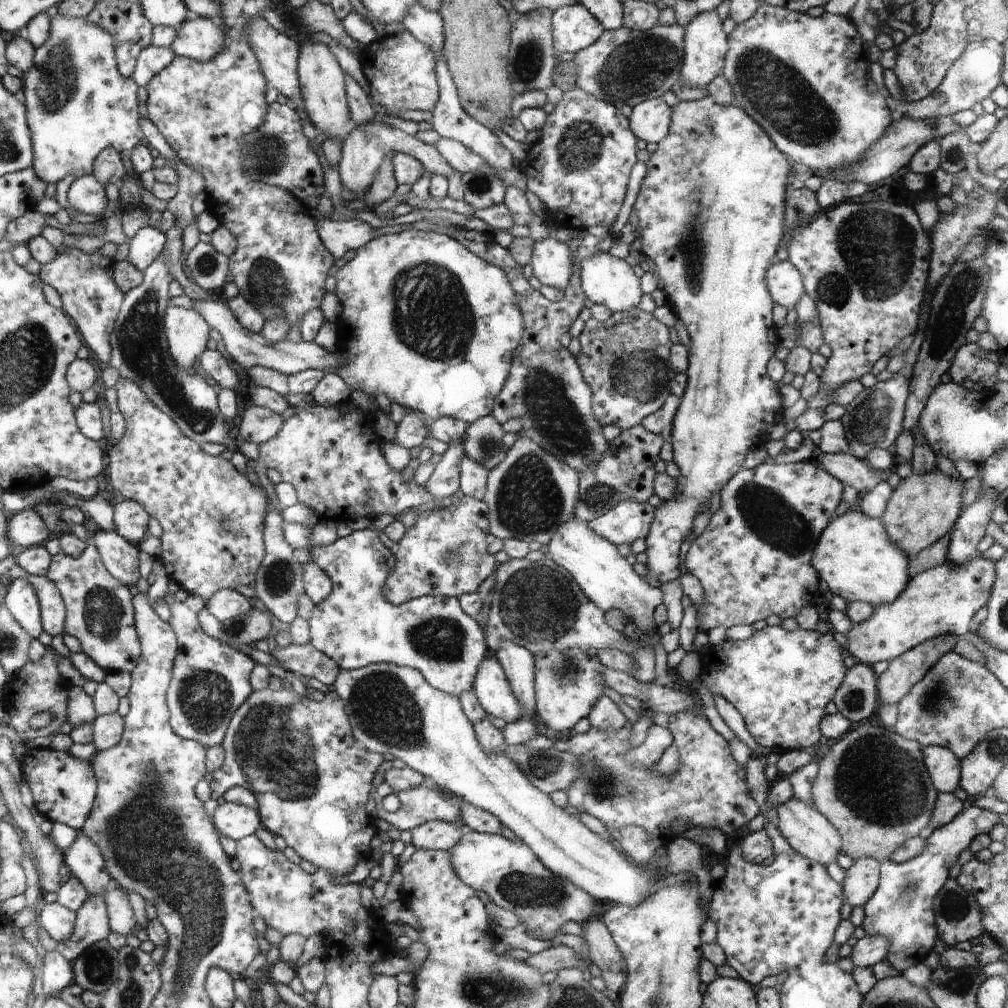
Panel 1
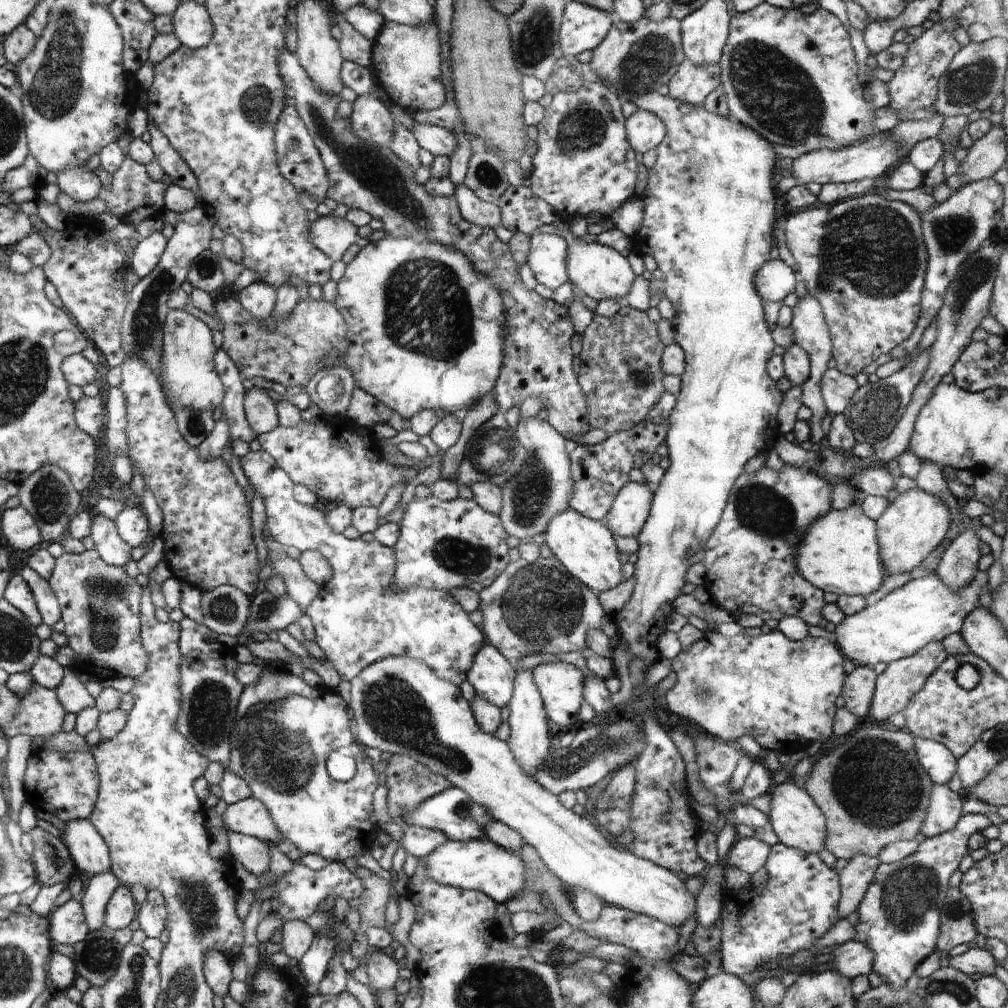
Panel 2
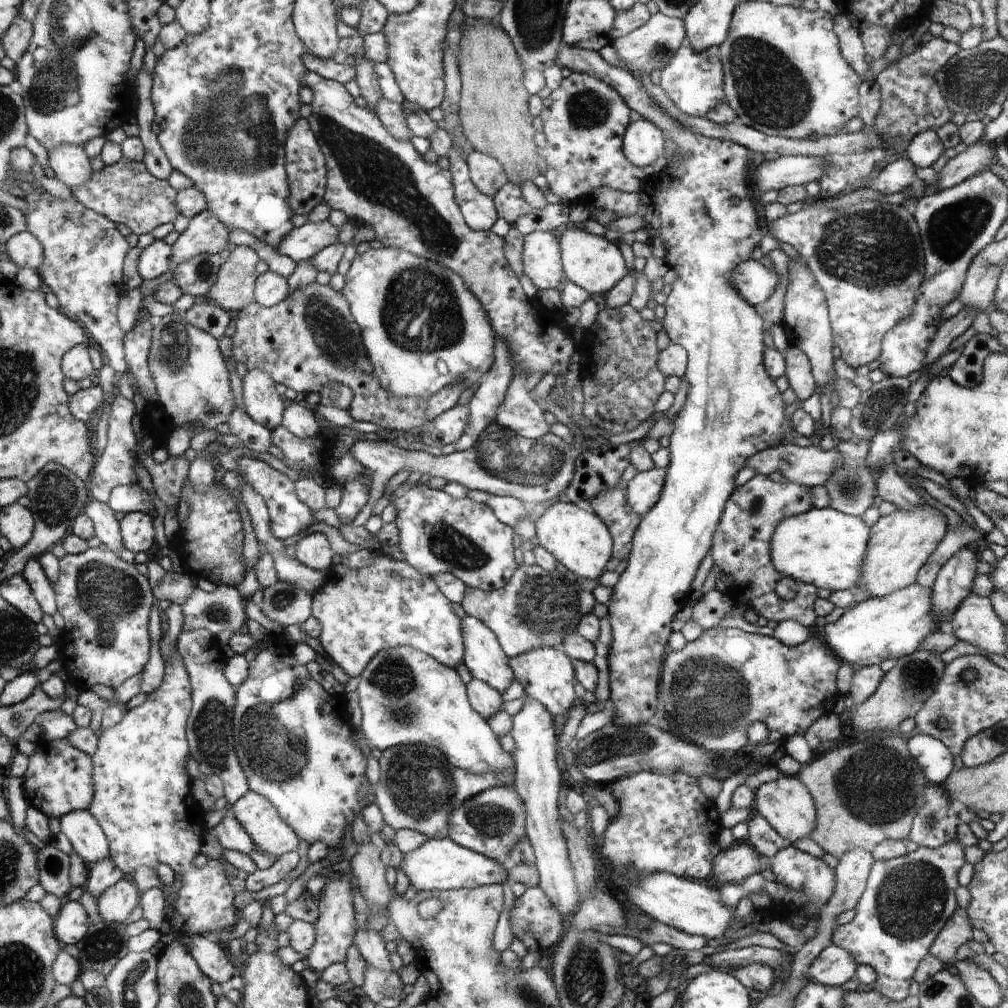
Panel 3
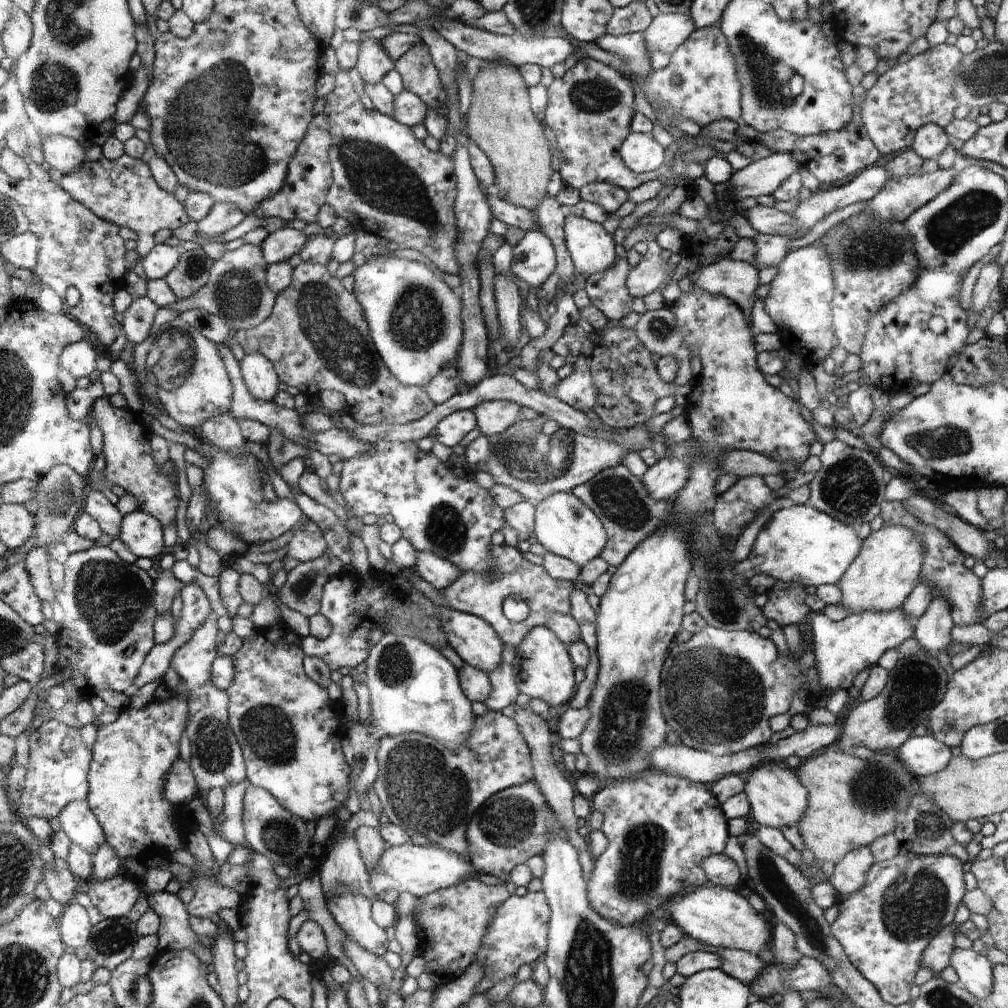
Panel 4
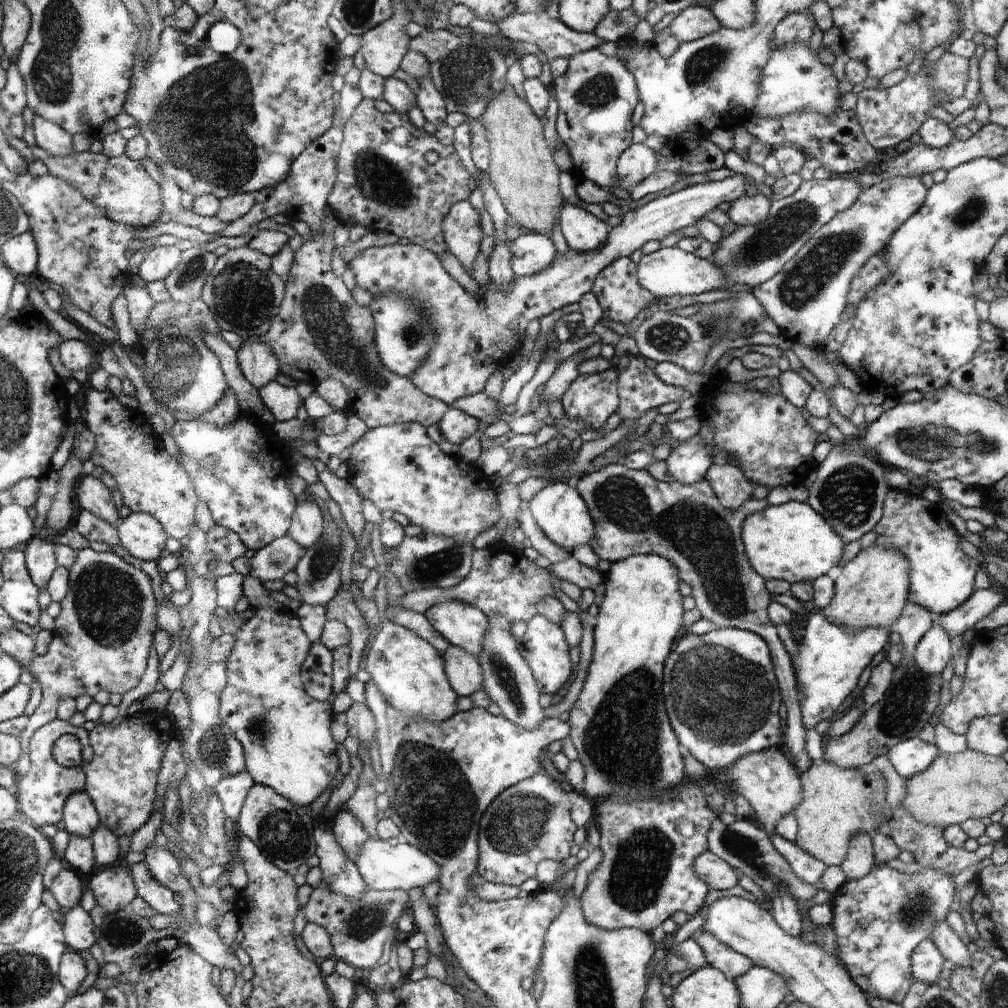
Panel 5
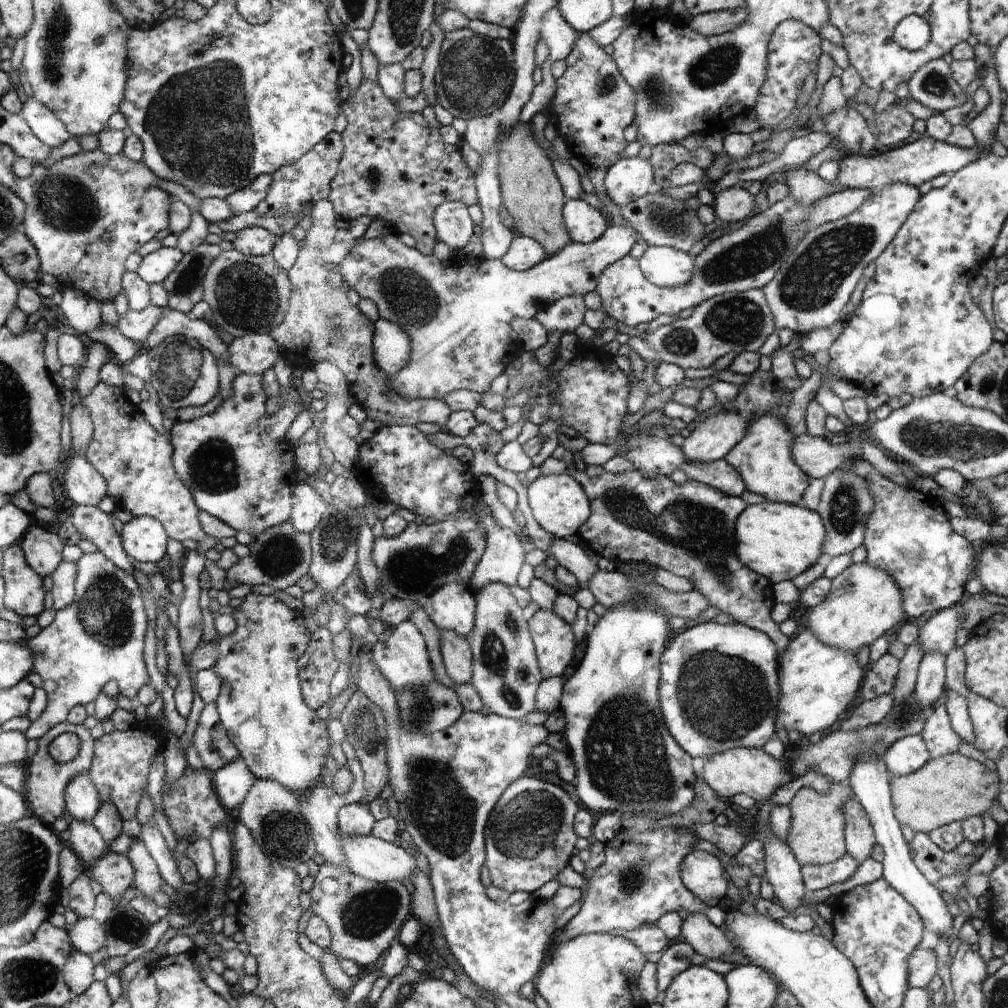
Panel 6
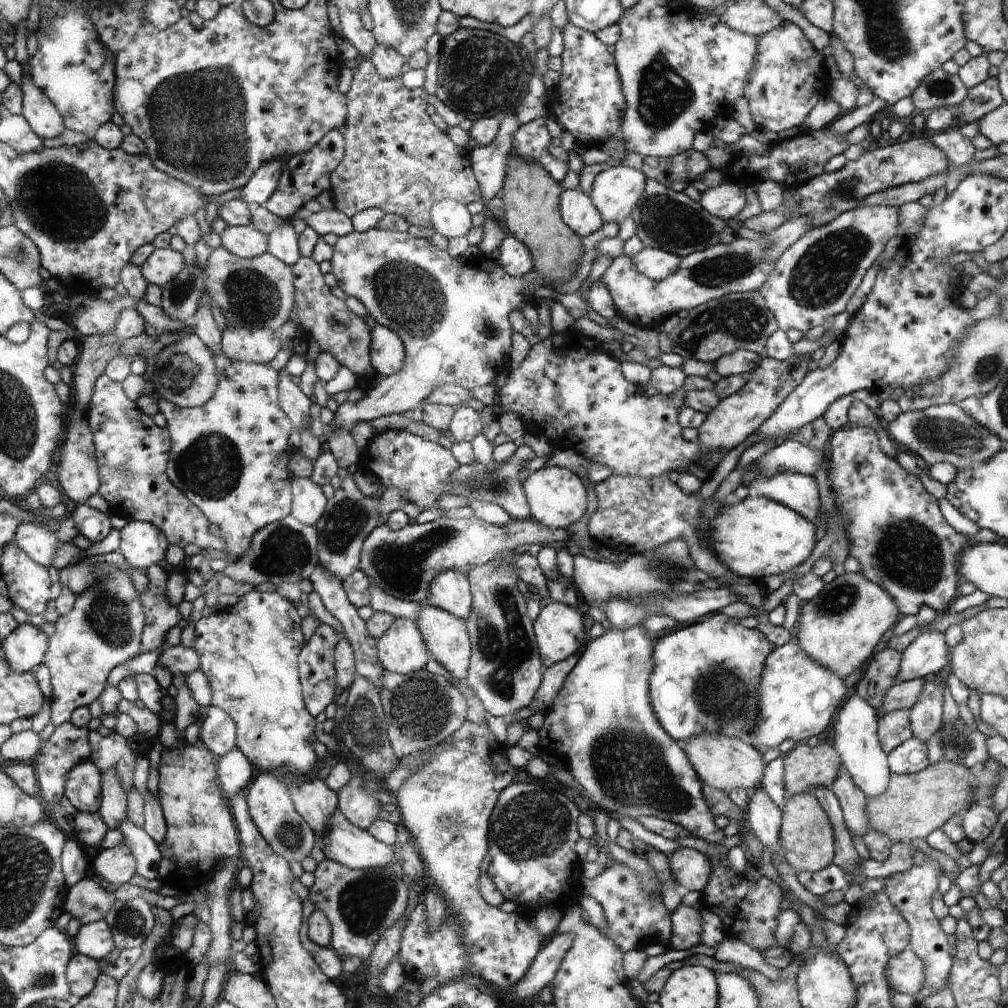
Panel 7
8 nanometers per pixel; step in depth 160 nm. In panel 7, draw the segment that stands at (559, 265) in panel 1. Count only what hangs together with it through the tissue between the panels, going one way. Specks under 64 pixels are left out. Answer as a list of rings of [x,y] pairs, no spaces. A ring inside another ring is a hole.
[[[510,234],[500,243],[500,257],[497,262],[513,277],[523,277],[534,268],[532,253],[522,241]]]

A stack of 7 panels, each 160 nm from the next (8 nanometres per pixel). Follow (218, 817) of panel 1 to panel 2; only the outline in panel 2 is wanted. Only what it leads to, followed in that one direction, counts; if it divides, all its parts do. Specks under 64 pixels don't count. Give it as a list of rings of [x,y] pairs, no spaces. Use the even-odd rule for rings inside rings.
[[[253,796],[229,804],[222,820],[227,830],[254,836],[262,842],[277,845],[286,840],[274,824],[269,809]]]

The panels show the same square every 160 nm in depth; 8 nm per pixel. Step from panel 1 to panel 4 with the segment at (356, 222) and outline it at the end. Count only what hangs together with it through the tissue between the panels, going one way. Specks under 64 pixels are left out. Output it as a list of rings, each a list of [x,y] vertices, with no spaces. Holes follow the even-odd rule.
[[[288,226],[277,229],[261,243],[262,252],[268,264],[288,261],[288,259],[305,248],[307,236],[304,230],[299,231]]]

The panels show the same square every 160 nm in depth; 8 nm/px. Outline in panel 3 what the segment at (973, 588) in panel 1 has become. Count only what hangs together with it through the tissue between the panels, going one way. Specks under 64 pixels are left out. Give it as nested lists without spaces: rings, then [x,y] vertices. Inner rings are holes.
[[[914,583],[902,591],[893,592],[877,599],[865,599],[847,608],[846,612],[832,623],[824,623],[824,638],[831,651],[853,667],[878,666],[888,659],[912,655],[922,639],[938,630],[930,614],[931,590]]]

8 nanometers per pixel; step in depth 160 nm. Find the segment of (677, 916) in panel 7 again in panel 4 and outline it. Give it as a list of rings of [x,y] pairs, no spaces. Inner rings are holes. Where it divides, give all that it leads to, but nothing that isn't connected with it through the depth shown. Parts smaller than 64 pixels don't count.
[[[718,948],[719,968],[745,985],[752,984],[759,977],[766,964],[759,955],[740,949]]]

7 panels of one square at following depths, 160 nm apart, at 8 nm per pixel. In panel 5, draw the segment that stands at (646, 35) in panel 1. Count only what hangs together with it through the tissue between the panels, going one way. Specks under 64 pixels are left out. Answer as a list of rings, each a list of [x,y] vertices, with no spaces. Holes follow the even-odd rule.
[[[700,5],[686,7],[670,24],[678,42],[688,42],[716,33],[722,27],[712,11]]]

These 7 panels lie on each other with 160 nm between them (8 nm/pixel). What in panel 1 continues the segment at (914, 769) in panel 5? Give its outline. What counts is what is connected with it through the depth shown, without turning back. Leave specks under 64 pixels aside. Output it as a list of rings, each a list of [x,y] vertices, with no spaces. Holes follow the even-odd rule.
[[[937,745],[921,748],[925,768],[938,792],[954,793],[960,786],[961,760],[948,749]]]

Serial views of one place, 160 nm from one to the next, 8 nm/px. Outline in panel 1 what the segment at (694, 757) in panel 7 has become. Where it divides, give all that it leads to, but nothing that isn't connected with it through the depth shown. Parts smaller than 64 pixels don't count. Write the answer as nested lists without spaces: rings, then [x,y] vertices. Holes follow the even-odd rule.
[[[794,797],[790,798],[788,802],[779,802],[777,809],[780,821],[777,828],[798,855],[809,858],[816,864],[828,866],[841,854],[841,833],[817,809],[802,804]]]

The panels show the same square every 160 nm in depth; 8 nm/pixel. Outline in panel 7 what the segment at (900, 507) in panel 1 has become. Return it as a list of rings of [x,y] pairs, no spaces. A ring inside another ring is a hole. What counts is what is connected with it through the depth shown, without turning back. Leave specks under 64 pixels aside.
[[[860,571],[857,573],[845,572],[826,583],[825,588],[814,599],[801,604],[797,617],[798,626],[800,626],[797,634],[798,644],[801,645],[801,649],[811,661],[815,661],[816,664],[822,665],[826,670],[845,679],[856,672],[872,656],[882,634],[894,627],[901,617],[902,614],[896,601],[889,592],[886,592],[886,589],[873,581],[869,581]]]

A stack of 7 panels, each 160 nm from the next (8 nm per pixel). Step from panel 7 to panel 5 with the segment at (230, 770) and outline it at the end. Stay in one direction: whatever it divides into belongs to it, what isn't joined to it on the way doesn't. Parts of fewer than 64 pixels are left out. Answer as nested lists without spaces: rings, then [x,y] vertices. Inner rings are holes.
[[[244,768],[240,772],[225,774],[214,786],[215,796],[221,802],[232,827],[236,824],[247,792],[254,783],[250,773]]]

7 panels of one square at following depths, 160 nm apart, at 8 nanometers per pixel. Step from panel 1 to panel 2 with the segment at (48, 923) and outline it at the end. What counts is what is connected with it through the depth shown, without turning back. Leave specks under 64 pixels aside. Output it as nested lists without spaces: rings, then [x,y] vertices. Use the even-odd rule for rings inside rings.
[[[70,899],[62,906],[56,907],[49,916],[49,921],[49,935],[56,943],[74,946],[88,936],[89,928],[81,902],[75,899]]]

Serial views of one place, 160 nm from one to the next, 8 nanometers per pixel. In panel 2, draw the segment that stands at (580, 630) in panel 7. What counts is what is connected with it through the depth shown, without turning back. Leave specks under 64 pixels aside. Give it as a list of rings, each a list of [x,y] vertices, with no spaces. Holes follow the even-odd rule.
[[[564,661],[547,662],[531,669],[534,684],[541,691],[550,720],[563,731],[578,720],[578,708],[584,703],[584,676]]]

